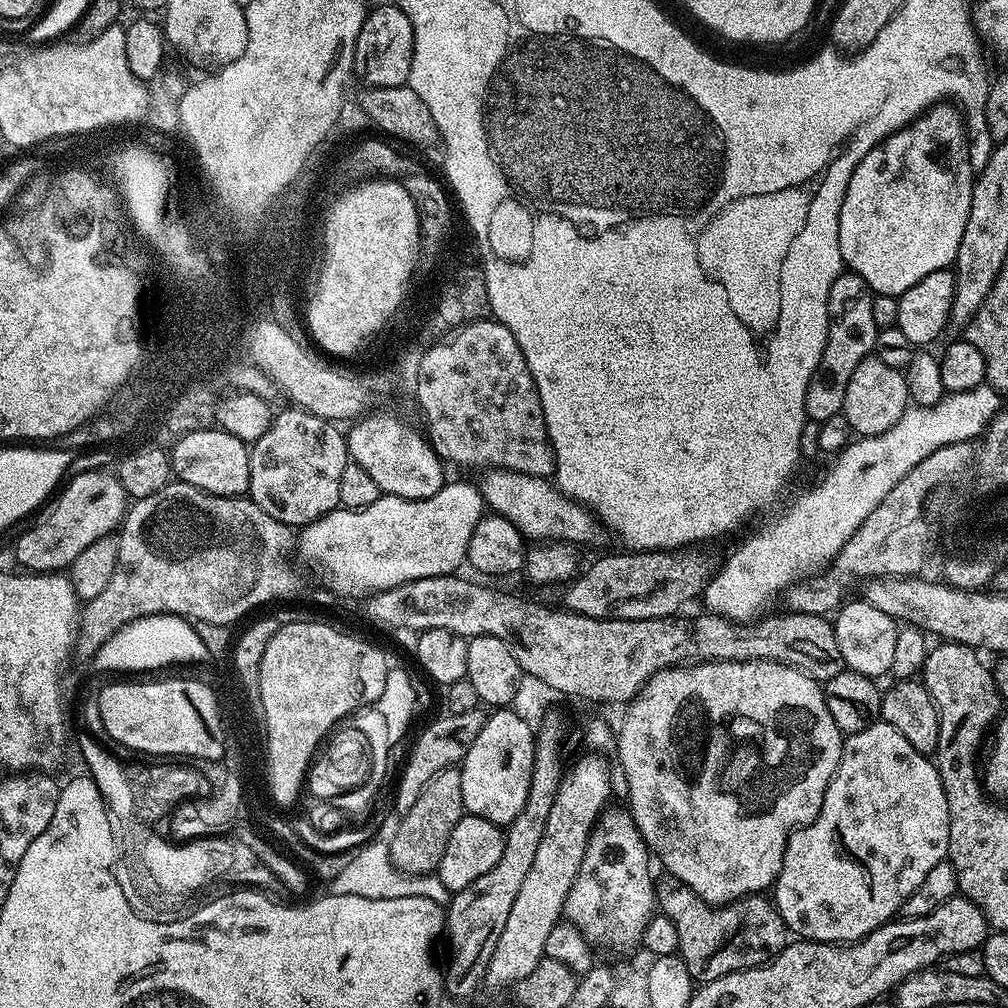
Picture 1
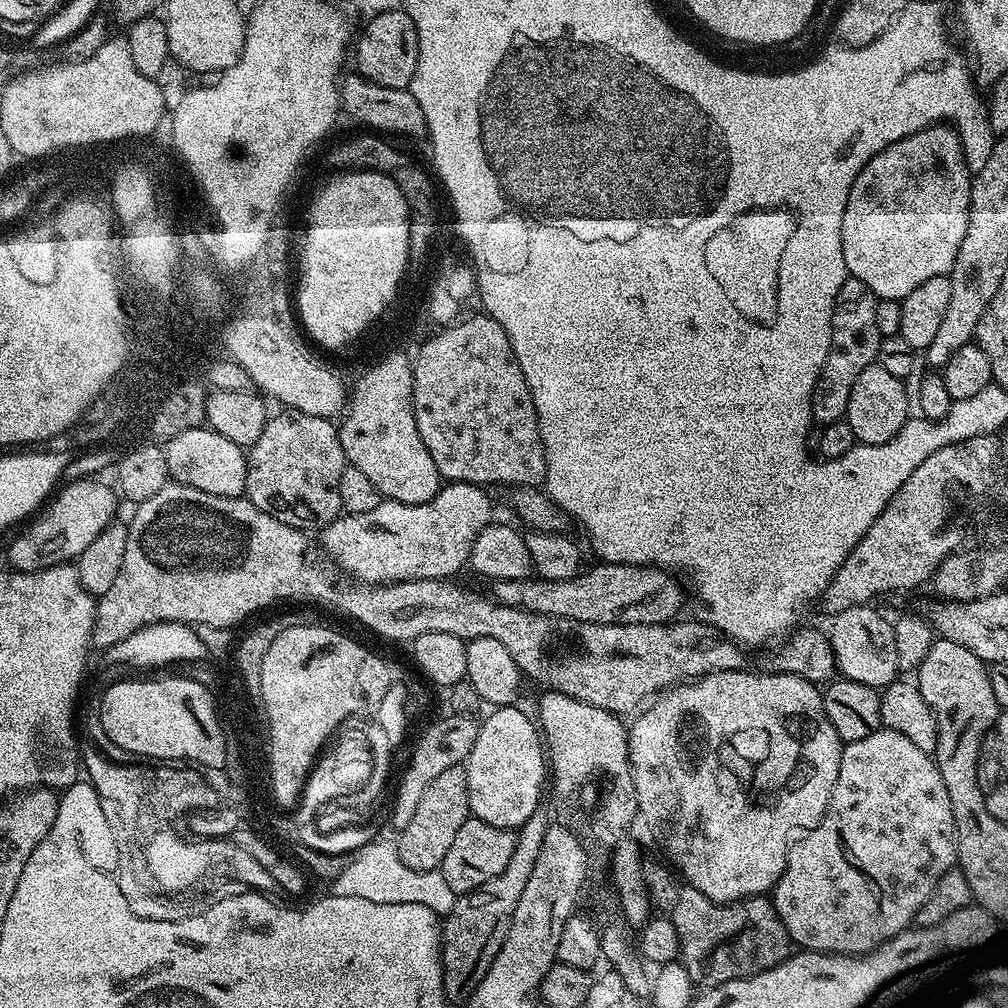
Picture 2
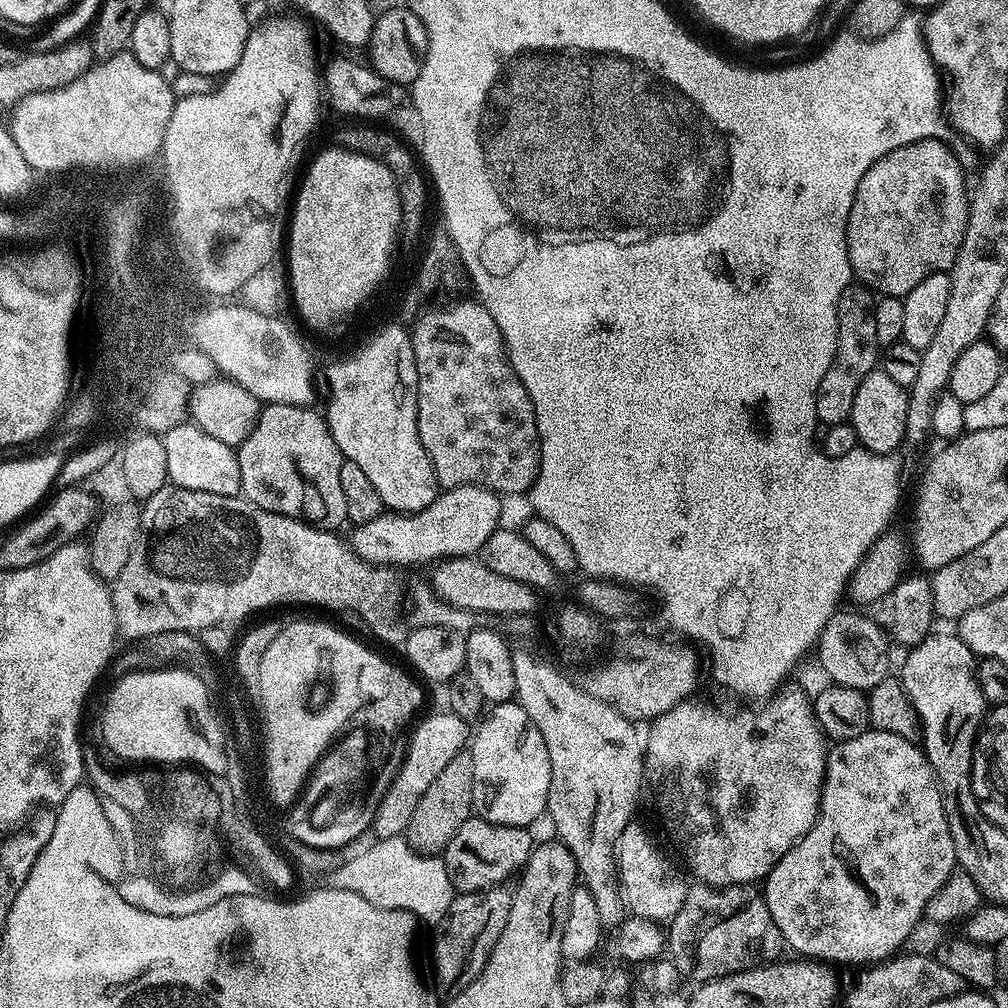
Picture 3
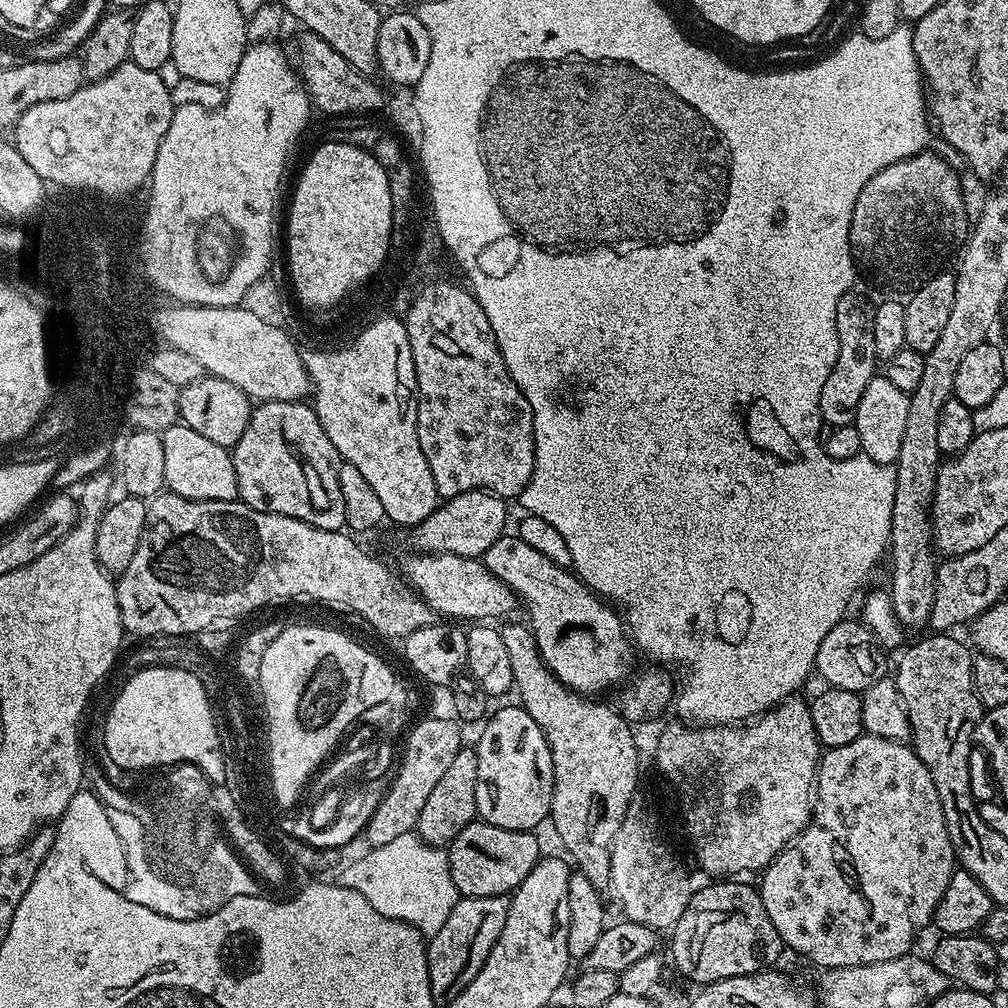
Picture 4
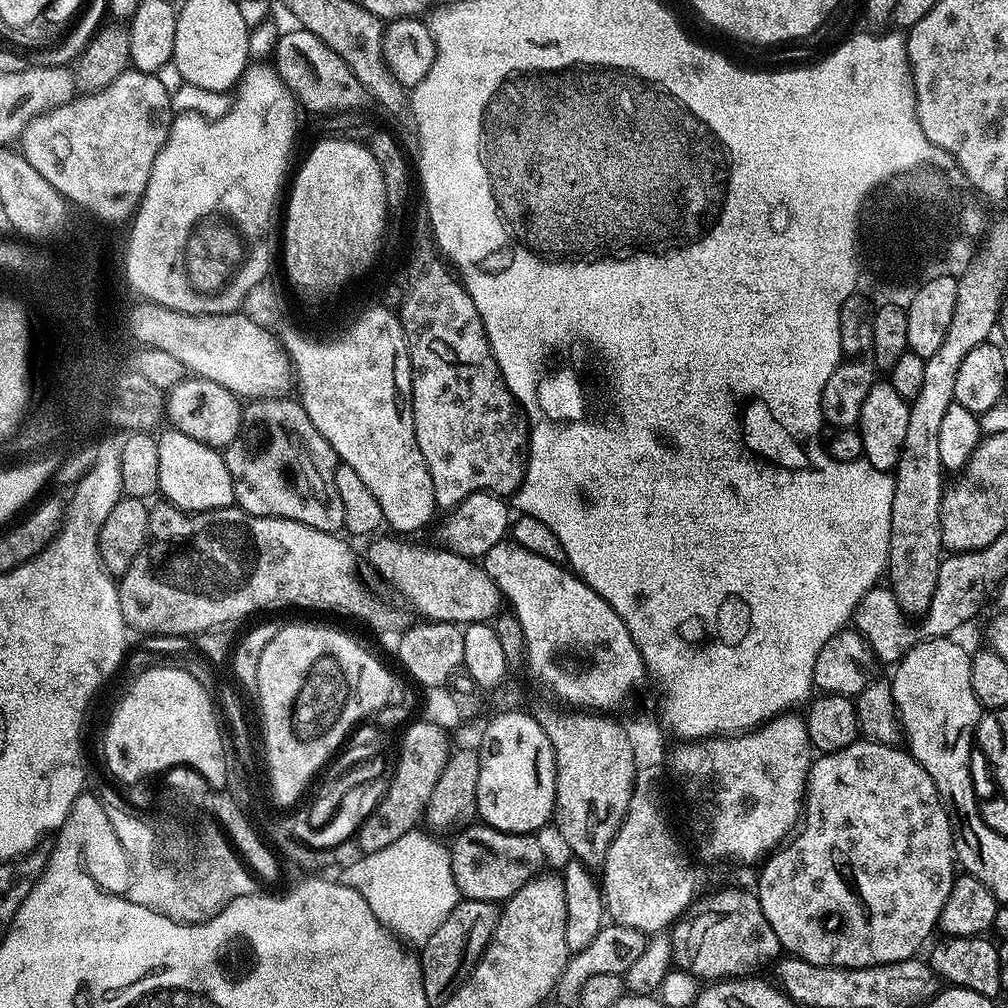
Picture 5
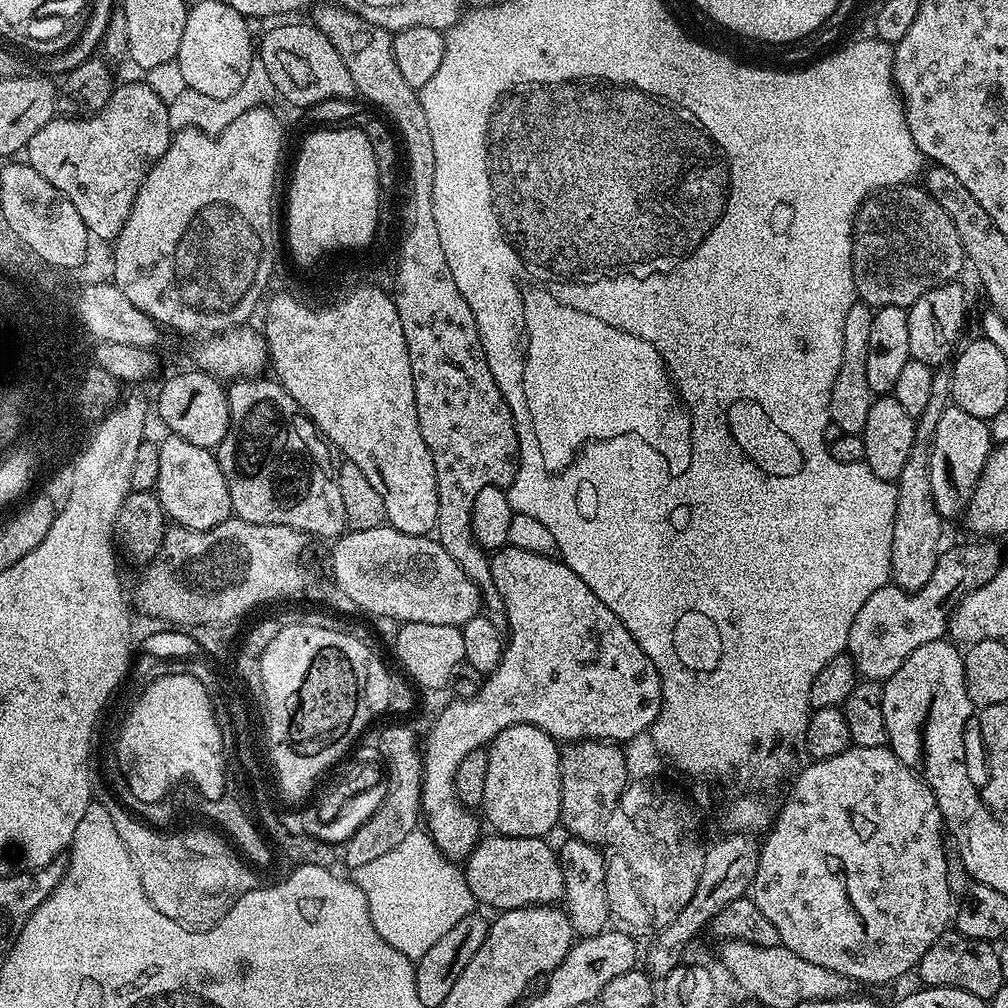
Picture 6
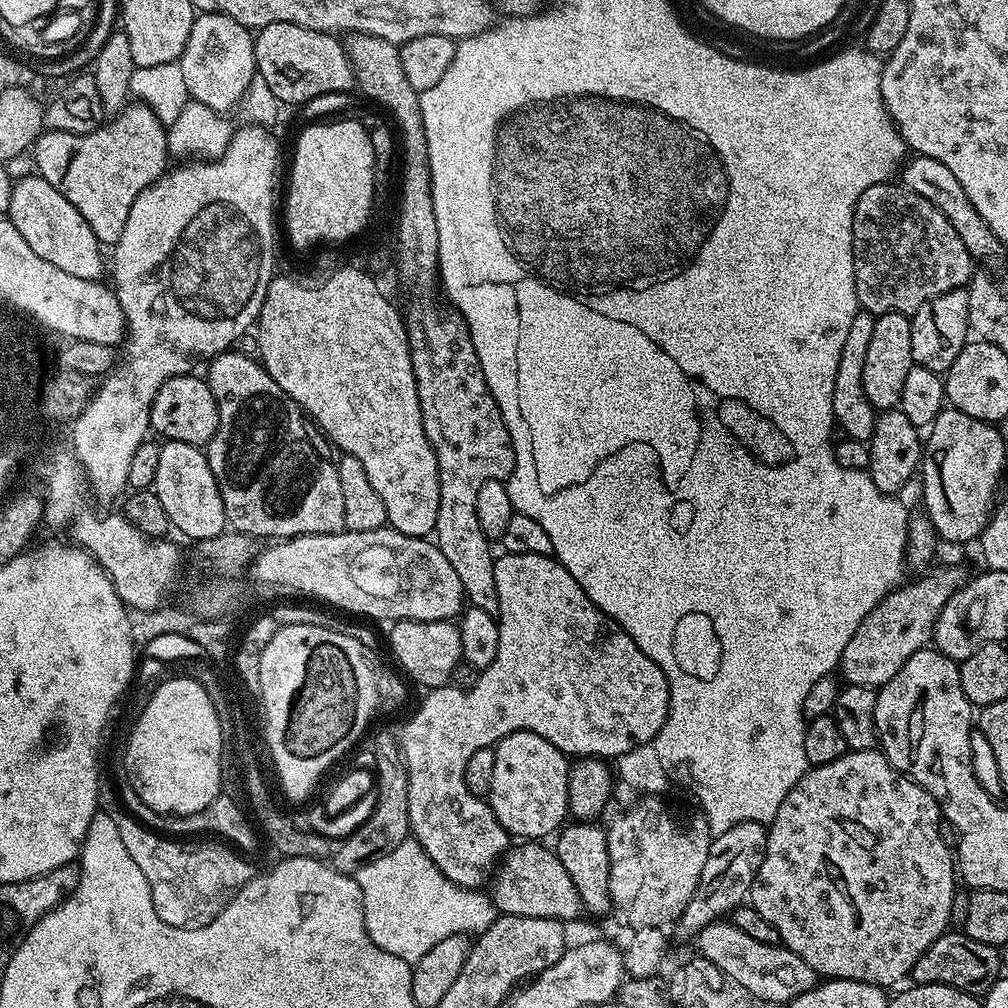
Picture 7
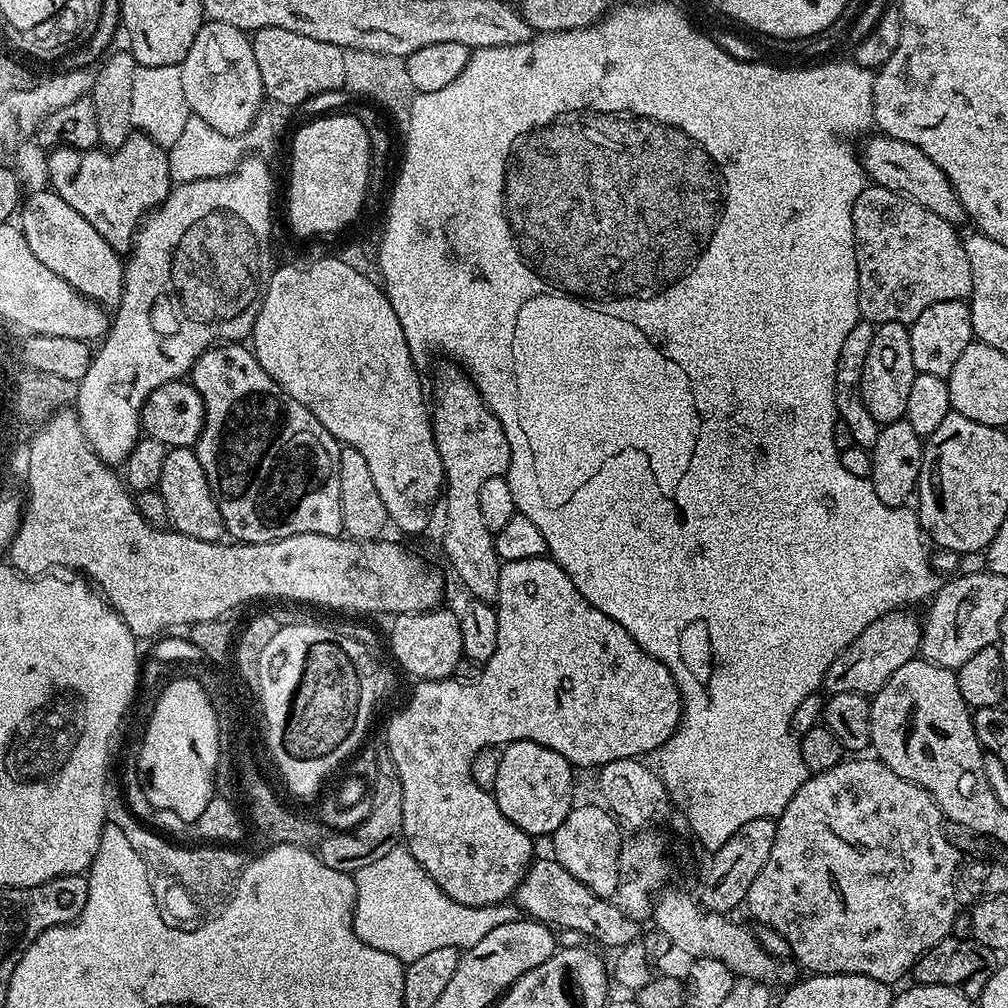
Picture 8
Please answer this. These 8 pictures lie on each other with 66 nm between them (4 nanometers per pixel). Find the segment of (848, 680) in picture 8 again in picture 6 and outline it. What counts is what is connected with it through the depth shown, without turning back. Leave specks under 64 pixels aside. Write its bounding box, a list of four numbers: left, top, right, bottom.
[846,542,1002,682]

